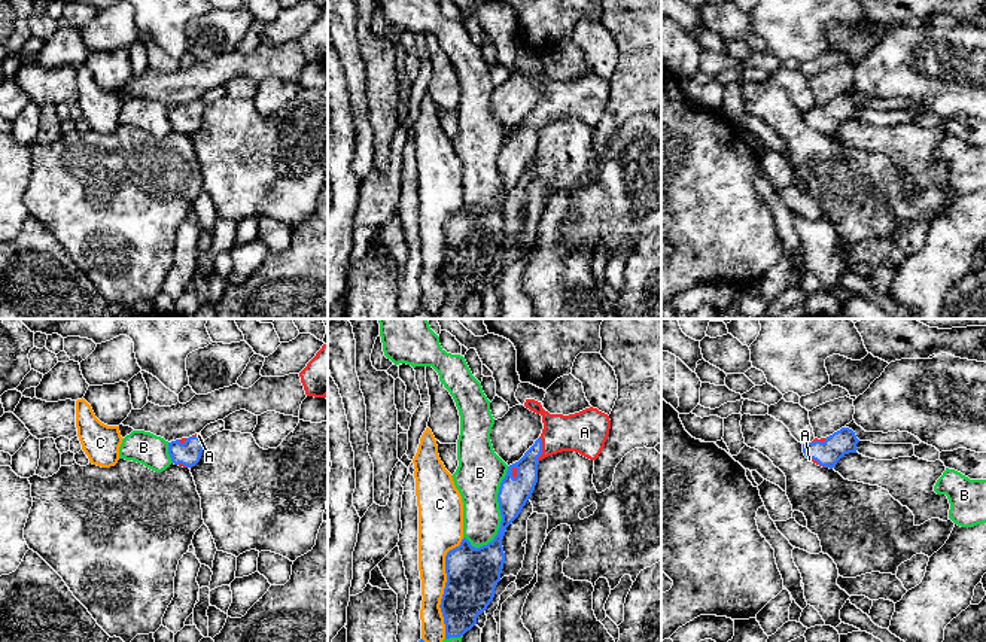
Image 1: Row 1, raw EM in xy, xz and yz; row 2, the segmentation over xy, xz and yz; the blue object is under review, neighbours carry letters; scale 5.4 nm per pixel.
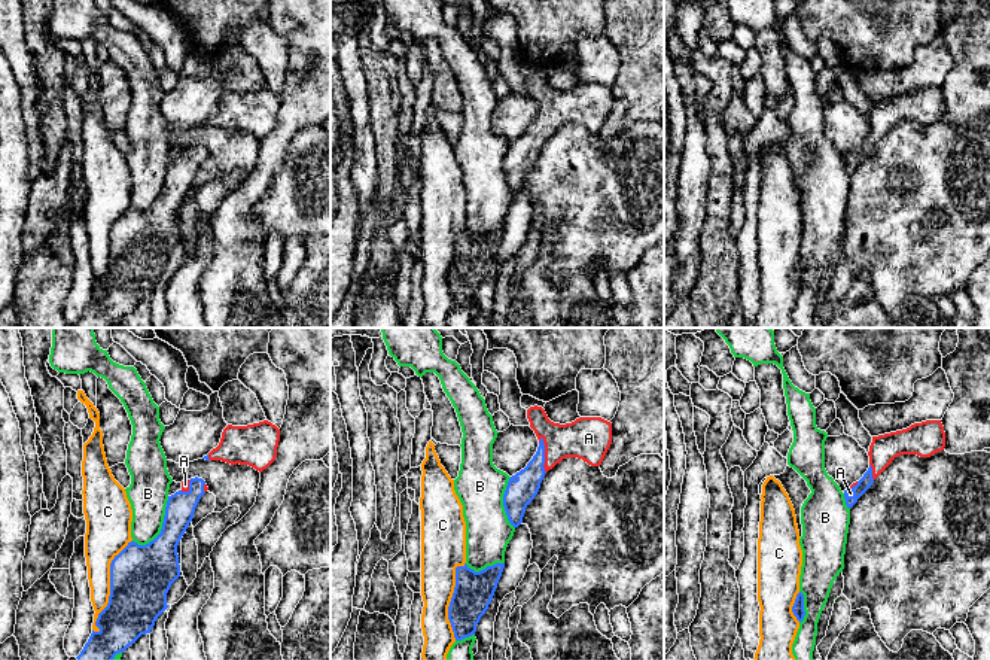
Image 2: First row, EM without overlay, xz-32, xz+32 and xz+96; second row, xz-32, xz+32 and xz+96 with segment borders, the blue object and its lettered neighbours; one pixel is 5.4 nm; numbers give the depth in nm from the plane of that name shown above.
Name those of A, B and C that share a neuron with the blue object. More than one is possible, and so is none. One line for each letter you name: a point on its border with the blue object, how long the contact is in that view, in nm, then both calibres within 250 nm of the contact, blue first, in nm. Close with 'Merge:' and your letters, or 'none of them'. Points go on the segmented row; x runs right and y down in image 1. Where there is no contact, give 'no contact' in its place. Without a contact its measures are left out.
A: contact xz (541, 449); length 140 nm; calibres 140 and 240 nm
Merge: A

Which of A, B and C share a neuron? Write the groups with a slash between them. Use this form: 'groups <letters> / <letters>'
groups A / B / C

